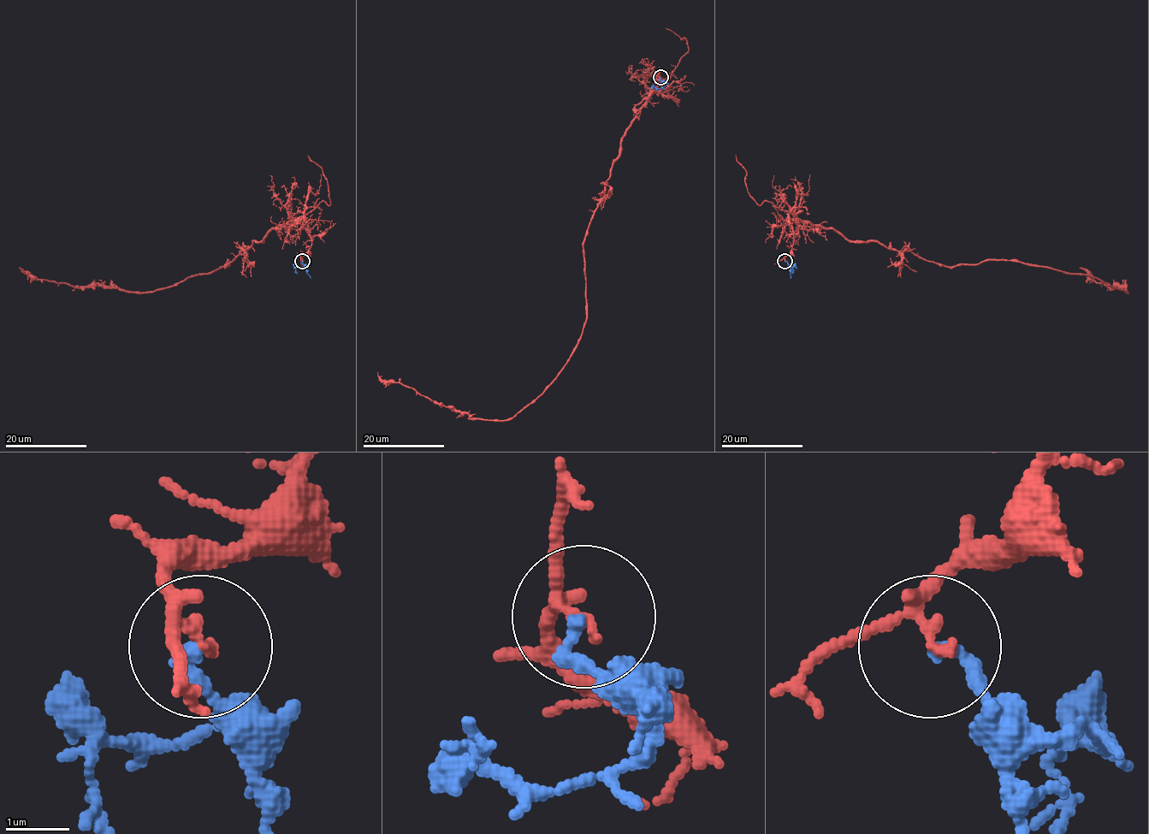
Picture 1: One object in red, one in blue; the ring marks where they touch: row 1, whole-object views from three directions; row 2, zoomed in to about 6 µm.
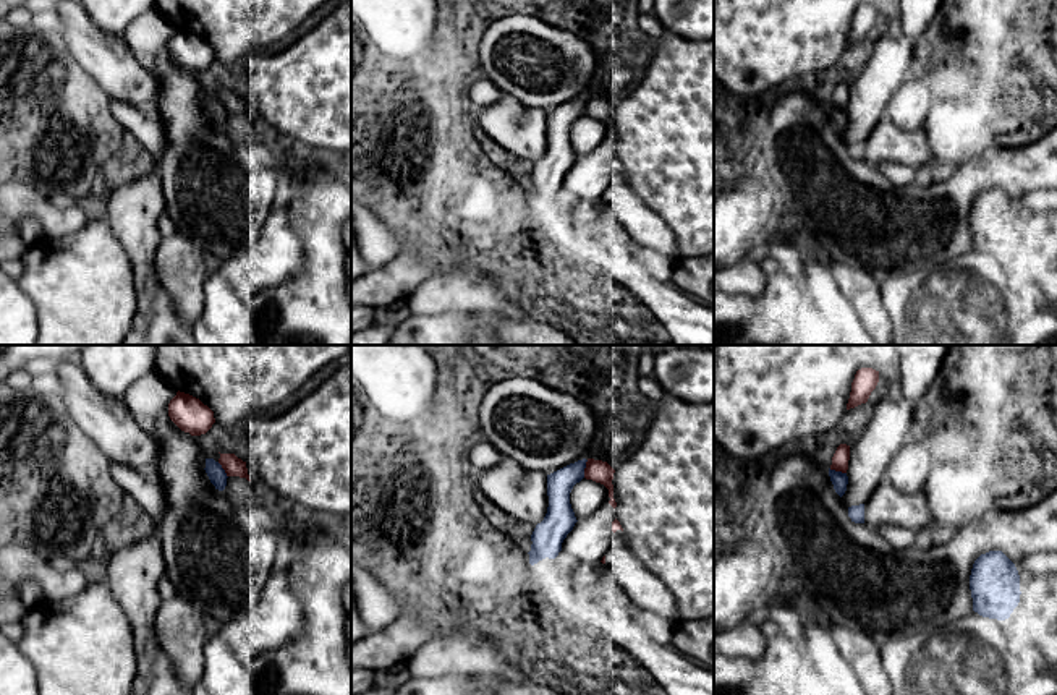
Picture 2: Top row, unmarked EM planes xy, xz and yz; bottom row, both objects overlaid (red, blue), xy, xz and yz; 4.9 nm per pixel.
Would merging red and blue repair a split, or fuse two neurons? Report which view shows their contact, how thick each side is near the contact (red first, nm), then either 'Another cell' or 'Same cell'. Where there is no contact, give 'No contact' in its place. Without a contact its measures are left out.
Touches red in xz. Thickness 110 nm (red) against 130 nm. Another cell

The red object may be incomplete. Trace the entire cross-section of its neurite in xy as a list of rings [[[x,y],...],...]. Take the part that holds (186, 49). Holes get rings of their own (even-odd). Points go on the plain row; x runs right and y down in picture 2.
[[[180,28],[168,41],[168,53],[181,68],[191,73],[206,71],[215,60],[214,49],[207,42]]]

